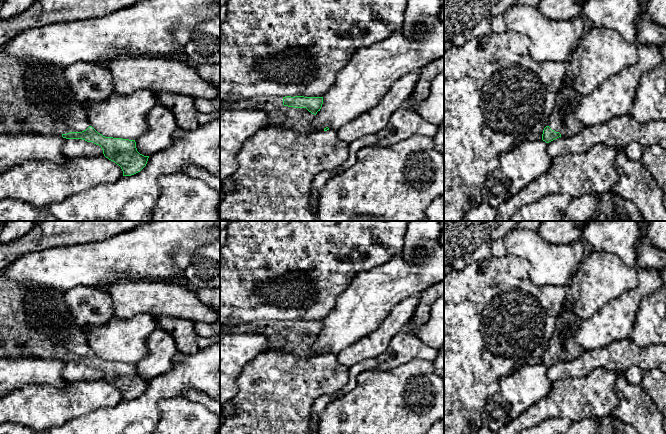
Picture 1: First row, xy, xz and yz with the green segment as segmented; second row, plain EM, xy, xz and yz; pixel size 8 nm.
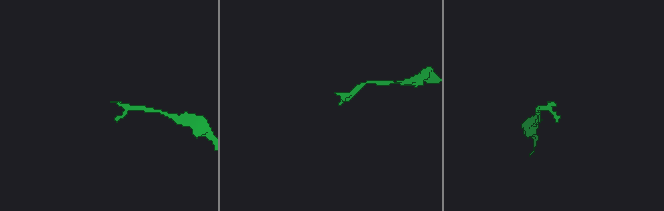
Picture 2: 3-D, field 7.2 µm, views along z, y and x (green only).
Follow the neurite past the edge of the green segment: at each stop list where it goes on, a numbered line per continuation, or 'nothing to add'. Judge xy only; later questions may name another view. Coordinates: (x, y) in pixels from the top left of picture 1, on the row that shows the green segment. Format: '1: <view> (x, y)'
1: xy (34, 97)

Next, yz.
1: yz (563, 119)

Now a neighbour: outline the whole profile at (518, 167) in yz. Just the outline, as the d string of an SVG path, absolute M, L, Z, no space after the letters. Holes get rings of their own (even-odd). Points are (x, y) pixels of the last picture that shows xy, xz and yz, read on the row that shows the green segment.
M525 140L499 157L499 167L488 174L482 188L482 199L494 209L546 173L552 159L543 140Z

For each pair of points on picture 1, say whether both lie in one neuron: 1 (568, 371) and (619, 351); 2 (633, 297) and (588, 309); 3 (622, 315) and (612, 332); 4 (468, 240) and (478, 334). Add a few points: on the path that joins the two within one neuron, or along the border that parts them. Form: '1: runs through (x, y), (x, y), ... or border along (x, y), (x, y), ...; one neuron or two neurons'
1: runs through (581, 366), (594, 358), (606, 357); one neuron
2: border along (624, 292), (601, 306), (590, 317), (585, 319); two neurons
3: runs through (618, 319), (612, 325), (612, 328); one neuron
4: border along (493, 256), (471, 261), (462, 269), (454, 271); two neurons

